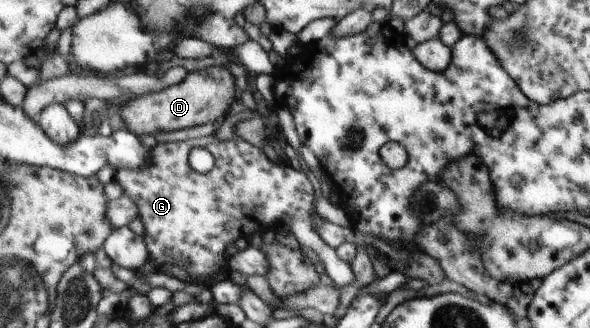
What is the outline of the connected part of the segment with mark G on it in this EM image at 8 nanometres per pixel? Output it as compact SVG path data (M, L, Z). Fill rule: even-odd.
M211 134L208 137L196 137L194 139L187 139L186 141L156 143L156 145L151 149L152 153L150 156L150 161L148 162L148 165L146 167L143 167L142 169L121 168L115 173L114 178L123 185L123 188L126 190L125 195L130 196L132 199L135 199L138 202L138 205L140 206L139 218L143 219L143 222L145 223L146 234L145 236L141 236L136 233L131 227L121 227L118 229L115 228L115 230L111 233L110 238L106 240L106 244L104 245L104 250L109 258L111 258L113 263L132 271L139 271L139 268L143 268L145 264L151 264L151 262L153 262L153 264L151 264L152 267L156 270L169 265L177 265L183 268L189 268L190 266L191 270L188 271L188 273L191 276L191 279L194 281L208 278L220 279L223 268L225 266L225 262L223 260L223 254L225 254L225 246L227 246L227 244L233 244L233 242L235 242L235 240L237 240L239 236L251 236L251 234L254 234L255 238L257 238L258 235L263 233L265 230L271 229L273 226L275 226L275 222L277 222L277 218L279 218L280 224L277 225L277 227L287 226L288 231L293 232L293 236L295 236L301 248L303 246L310 248L311 250L313 250L313 252L315 252L315 254L317 254L320 262L322 262L323 266L325 266L325 273L332 280L333 284L335 284L337 287L342 287L350 285L354 281L354 274L351 270L350 264L346 261L341 260L341 258L339 258L339 256L335 253L335 249L327 246L323 242L322 237L313 232L313 226L311 226L311 216L309 216L309 210L311 210L311 206L313 206L313 196L315 196L315 194L313 194L311 182L307 180L307 176L305 176L303 172L291 170L291 167L288 167L287 165L277 166L277 164L271 163L256 146L253 146L252 144L249 144L248 142L245 142L239 138L236 138L235 140L231 139L230 141L219 142L219 140L217 140L217 138L215 138L215 136ZM196 146L205 147L207 148L207 150L210 150L213 153L216 163L215 168L213 168L212 171L209 171L208 173L200 173L191 166L189 153Z

